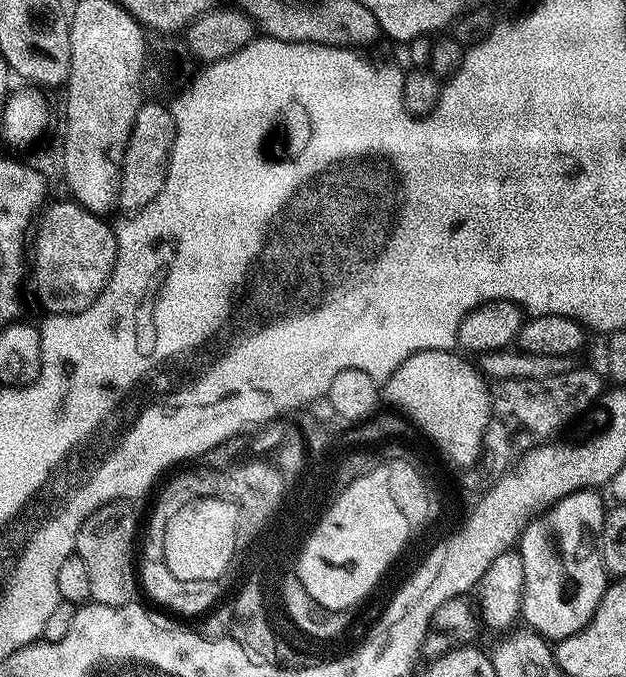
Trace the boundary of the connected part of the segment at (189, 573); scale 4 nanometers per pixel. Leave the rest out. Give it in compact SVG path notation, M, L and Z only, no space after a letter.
M198 496L195 506L184 508L180 516L168 524L166 533L166 566L174 578L184 580L187 584L206 584L221 579L220 575L233 567L235 554L230 550L230 533L236 525L235 511L228 508L218 496Z

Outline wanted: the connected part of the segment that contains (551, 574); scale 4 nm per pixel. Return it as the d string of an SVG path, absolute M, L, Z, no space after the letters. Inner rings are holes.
M596 490L575 492L553 504L547 512L533 516L520 533L518 551L524 571L524 607L522 620L531 631L537 632L549 642L565 640L570 634L578 634L586 622L598 610L602 594L610 583L609 573L604 571L604 559L600 557L600 535L604 529L606 503Z

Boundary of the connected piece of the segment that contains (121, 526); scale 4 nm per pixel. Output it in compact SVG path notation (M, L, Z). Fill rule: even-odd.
M113 500L104 504L93 516L84 519L84 525L76 535L75 555L82 558L90 577L90 594L92 600L106 606L131 604L138 596L138 547L136 548L136 512L127 500Z

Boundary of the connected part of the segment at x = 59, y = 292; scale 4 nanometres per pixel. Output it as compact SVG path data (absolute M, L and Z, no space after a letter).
M67 202L68 204L52 204L49 203L47 207L39 213L38 219L34 224L34 232L36 228L36 237L31 237L30 240L30 276L32 272L32 288L36 291L36 300L45 309L45 313L53 316L61 316L62 314L74 314L75 312L87 312L94 302L96 291L102 290L106 286L106 282L112 273L112 267L116 261L116 233L113 225L107 224L107 219L101 218L95 212L87 212L81 204L75 202Z

